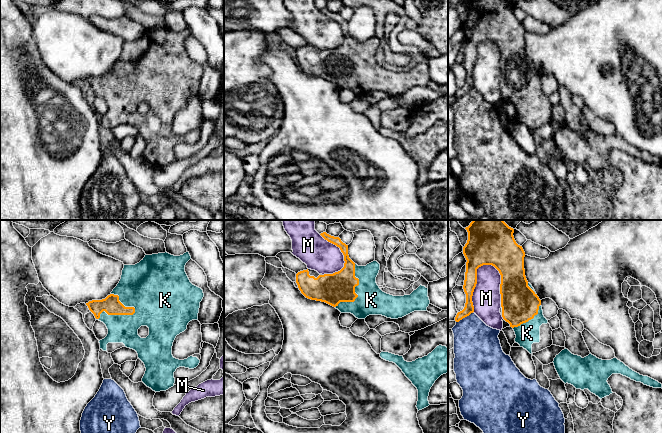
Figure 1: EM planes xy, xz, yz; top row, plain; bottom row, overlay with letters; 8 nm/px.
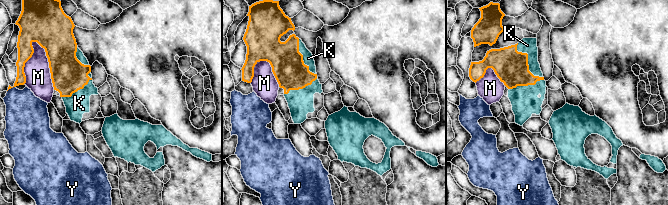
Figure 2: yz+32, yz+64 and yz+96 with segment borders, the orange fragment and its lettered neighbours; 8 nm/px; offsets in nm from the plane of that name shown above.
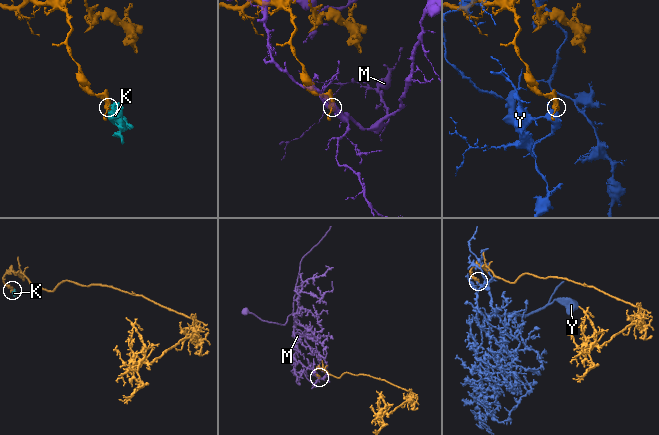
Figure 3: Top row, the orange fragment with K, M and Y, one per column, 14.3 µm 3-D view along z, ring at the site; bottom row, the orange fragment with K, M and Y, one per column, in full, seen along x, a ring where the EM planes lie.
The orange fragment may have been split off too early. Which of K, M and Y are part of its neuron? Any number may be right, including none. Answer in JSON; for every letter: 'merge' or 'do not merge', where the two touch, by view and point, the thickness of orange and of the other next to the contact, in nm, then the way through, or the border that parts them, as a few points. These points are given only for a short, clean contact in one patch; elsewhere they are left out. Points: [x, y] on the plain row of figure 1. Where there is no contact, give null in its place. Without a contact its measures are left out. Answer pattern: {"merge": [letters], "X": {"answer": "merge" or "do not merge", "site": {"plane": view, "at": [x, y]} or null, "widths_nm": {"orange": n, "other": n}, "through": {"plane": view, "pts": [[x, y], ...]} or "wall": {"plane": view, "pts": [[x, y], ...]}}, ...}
{"merge": ["K"], "K": {"answer": "merge", "site": {"plane": "xy", "at": [116, 90]}, "widths_nm": {"orange": 150, "other": 280}}, "M": {"answer": "do not merge", "site": {"plane": "yz", "at": [476, 59]}, "widths_nm": {"orange": 220, "other": 220}}, "Y": {"answer": "do not merge", "site": {"plane": "yz", "at": [464, 93]}, "widths_nm": {"orange": 90, "other": 360}}}

